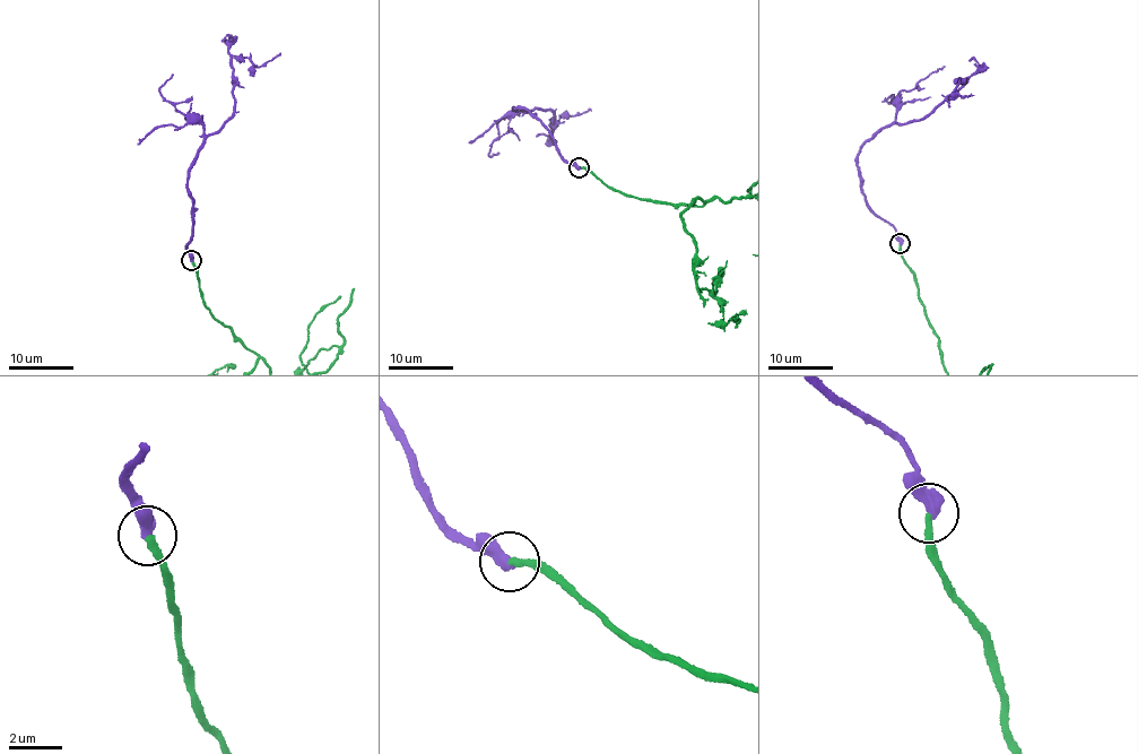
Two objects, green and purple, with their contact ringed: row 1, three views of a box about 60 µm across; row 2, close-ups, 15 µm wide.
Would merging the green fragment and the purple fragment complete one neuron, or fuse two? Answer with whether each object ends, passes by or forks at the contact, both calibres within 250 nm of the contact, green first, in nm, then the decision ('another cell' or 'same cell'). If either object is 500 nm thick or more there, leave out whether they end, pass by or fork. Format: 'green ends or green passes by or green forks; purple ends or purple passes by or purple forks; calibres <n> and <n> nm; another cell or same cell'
calibres 240 and 500 nm; same cell

